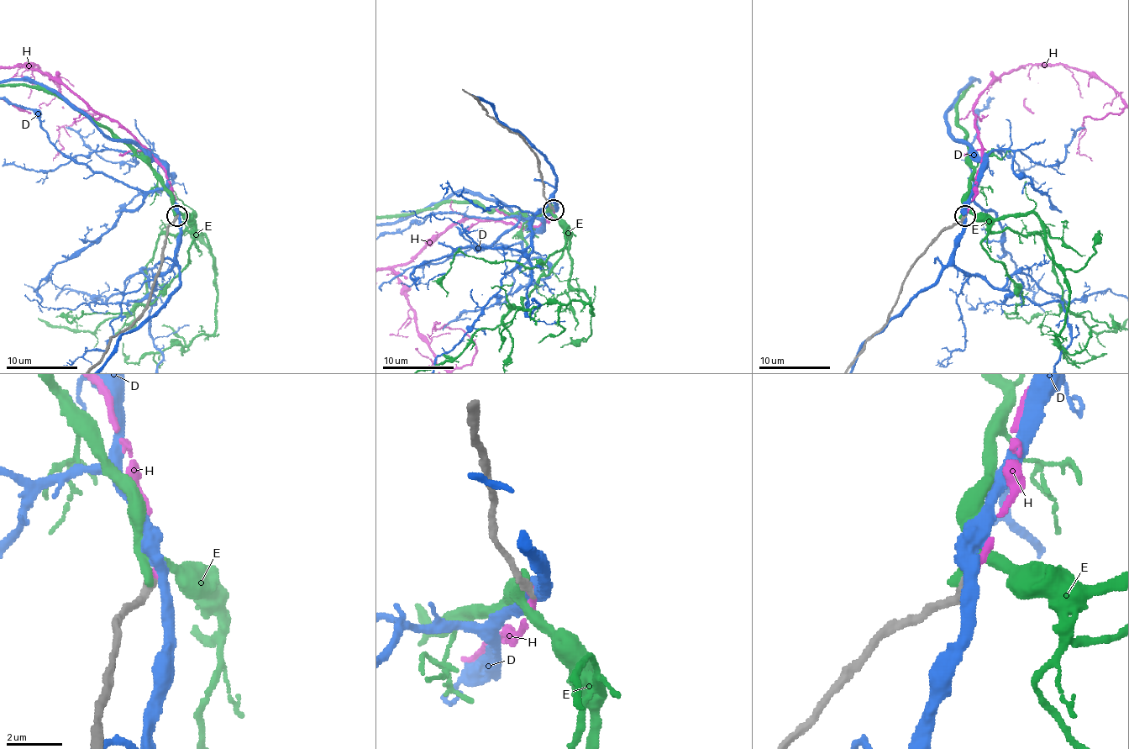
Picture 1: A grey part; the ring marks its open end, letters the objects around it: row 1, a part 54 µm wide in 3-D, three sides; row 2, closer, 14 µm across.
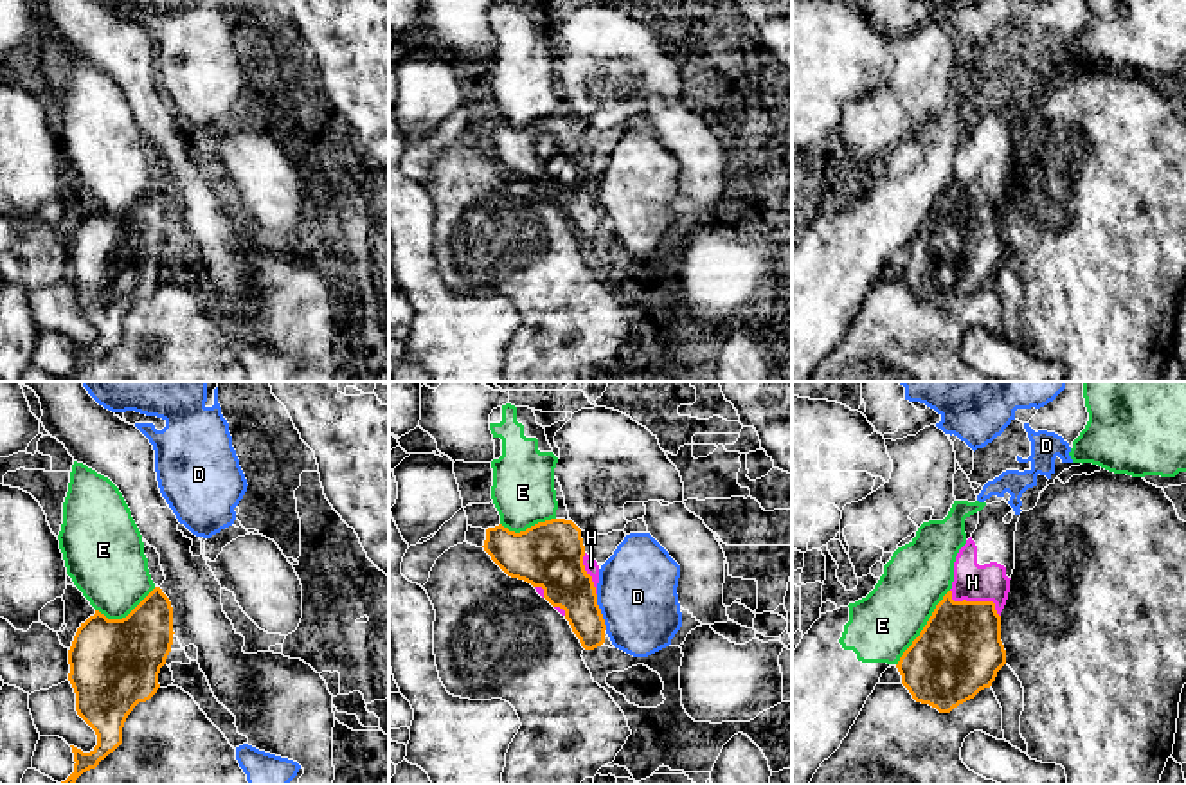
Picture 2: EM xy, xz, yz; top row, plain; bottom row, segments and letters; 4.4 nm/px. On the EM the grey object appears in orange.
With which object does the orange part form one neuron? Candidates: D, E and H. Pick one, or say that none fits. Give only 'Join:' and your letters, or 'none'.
Join: H

